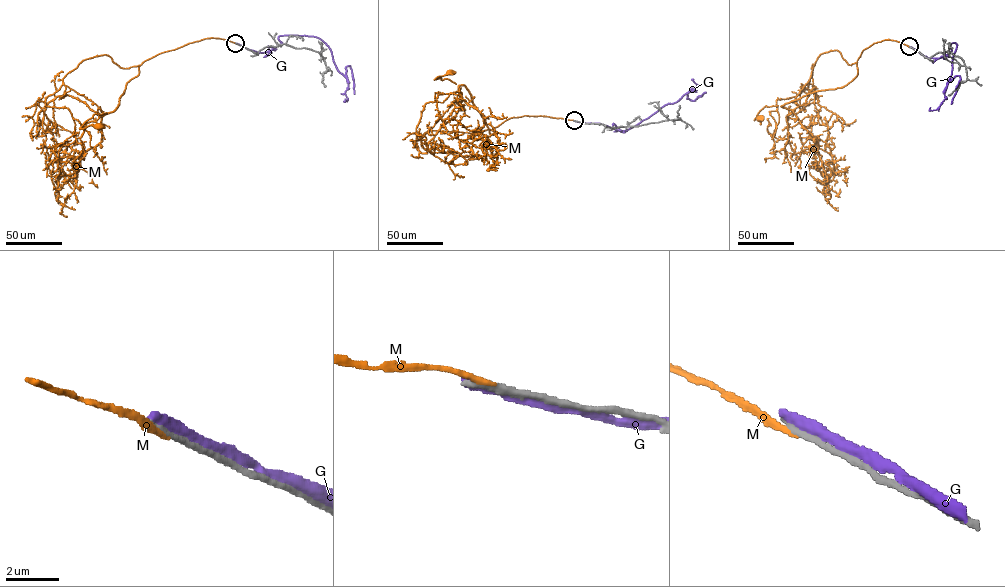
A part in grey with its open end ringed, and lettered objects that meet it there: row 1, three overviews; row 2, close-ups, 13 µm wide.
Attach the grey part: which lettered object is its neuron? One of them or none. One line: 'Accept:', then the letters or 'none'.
Accept: none

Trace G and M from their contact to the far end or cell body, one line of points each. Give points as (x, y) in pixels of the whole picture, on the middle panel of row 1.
G: (576, 121), (598, 123), (625, 132), (687, 92), (687, 98), (692, 100), (706, 92)
M: (574, 120), (513, 117), (490, 134), (464, 85), (434, 79), (449, 71)

